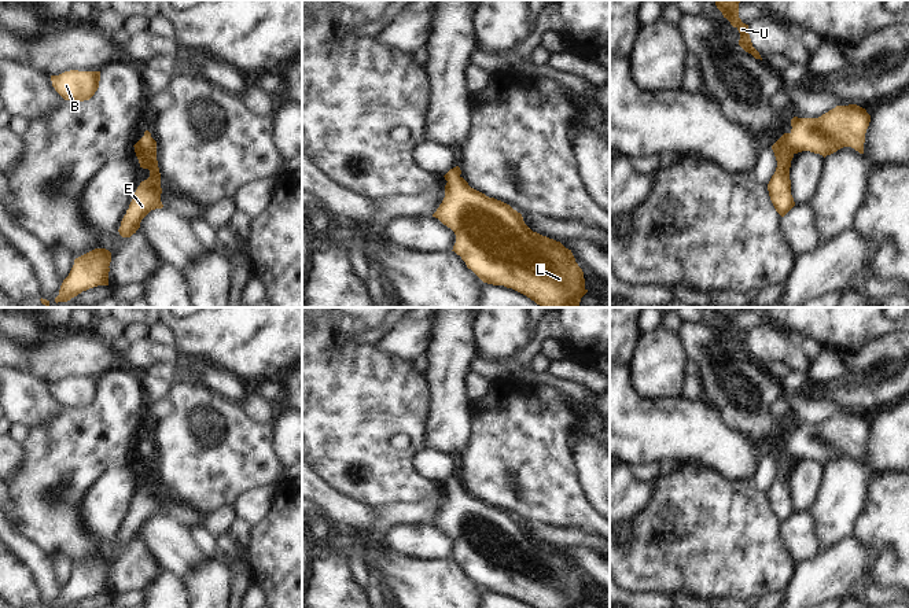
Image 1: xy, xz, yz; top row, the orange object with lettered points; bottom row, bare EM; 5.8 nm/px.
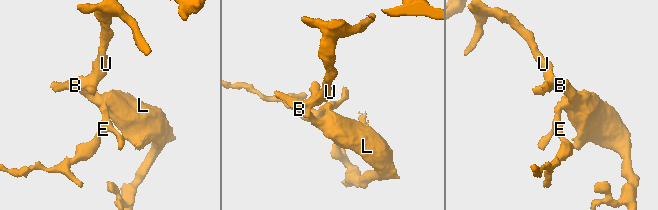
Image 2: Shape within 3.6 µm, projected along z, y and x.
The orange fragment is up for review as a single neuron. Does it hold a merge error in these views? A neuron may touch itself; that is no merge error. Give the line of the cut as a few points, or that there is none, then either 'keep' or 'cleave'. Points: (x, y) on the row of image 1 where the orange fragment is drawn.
no cut | keep

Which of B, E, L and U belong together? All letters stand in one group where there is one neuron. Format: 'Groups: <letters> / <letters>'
Groups: B E L U

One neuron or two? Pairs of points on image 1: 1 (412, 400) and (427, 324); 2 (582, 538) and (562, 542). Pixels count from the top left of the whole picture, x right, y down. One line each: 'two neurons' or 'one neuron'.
1: two neurons
2: one neuron

